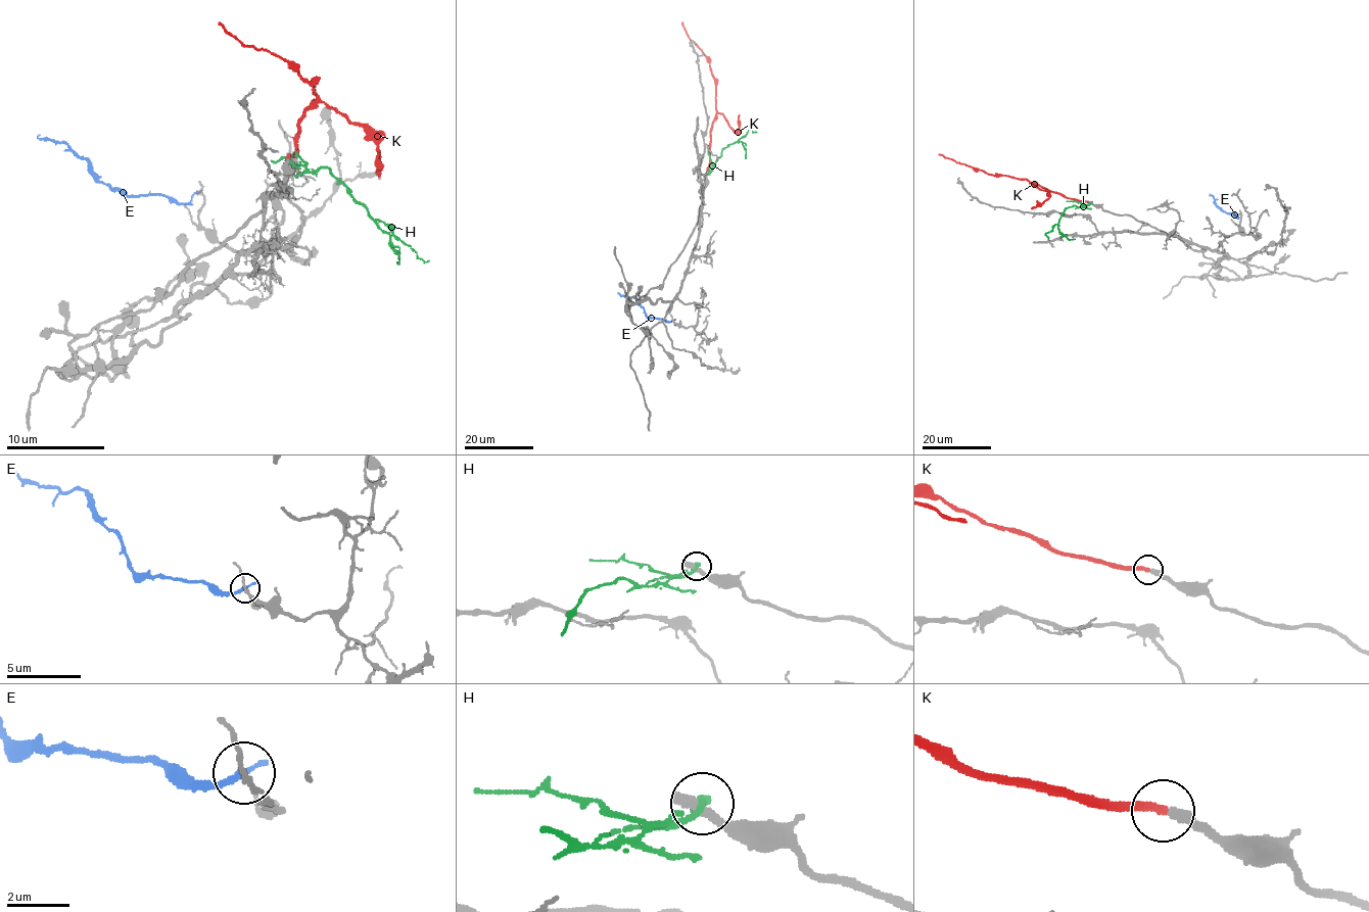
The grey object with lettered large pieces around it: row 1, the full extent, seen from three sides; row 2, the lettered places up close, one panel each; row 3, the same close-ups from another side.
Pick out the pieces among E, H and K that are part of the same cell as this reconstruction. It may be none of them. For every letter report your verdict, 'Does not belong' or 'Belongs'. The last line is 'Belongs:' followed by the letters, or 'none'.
E: Does not belong
H: Does not belong
K: Belongs
Belongs: K

